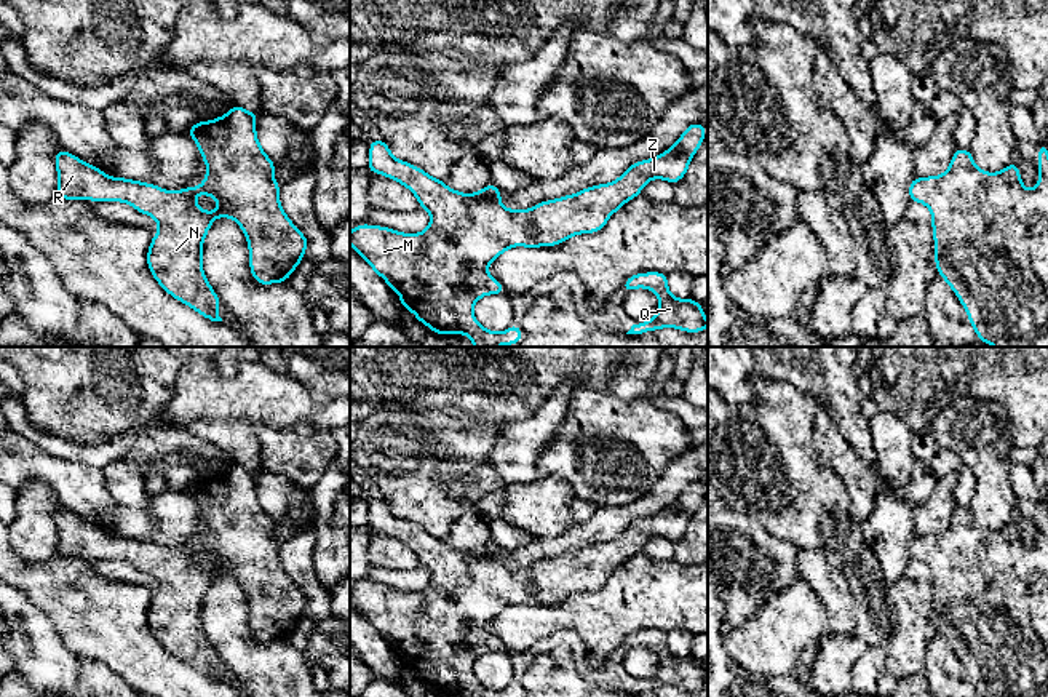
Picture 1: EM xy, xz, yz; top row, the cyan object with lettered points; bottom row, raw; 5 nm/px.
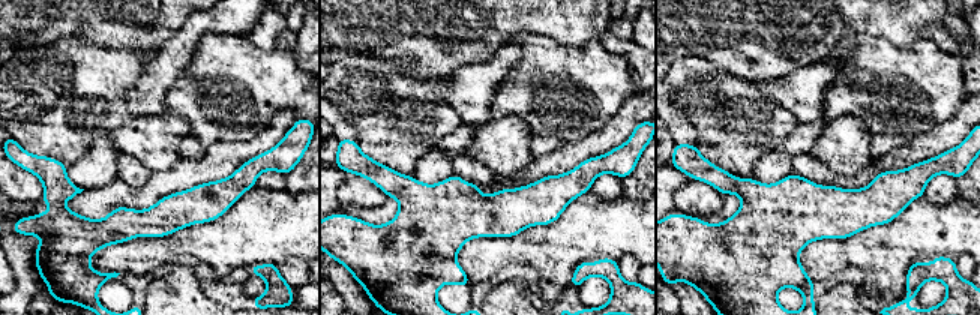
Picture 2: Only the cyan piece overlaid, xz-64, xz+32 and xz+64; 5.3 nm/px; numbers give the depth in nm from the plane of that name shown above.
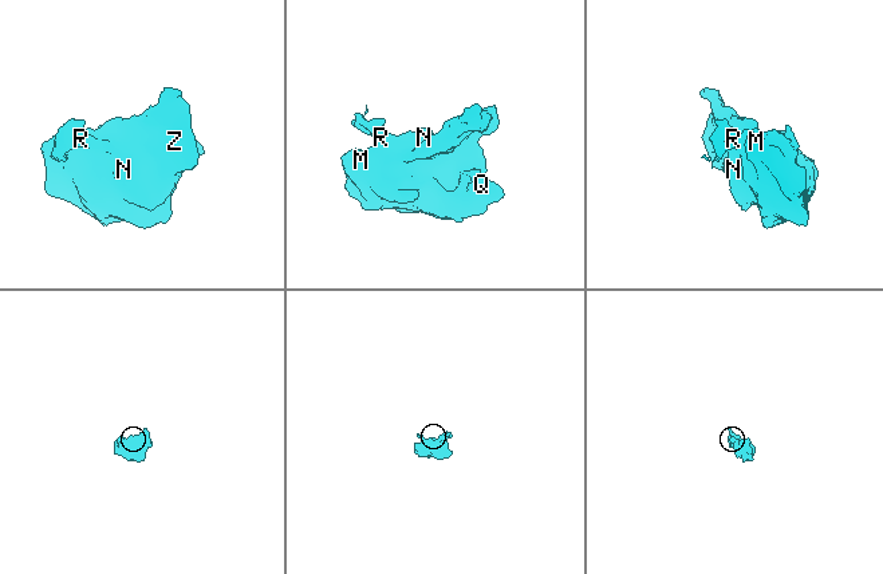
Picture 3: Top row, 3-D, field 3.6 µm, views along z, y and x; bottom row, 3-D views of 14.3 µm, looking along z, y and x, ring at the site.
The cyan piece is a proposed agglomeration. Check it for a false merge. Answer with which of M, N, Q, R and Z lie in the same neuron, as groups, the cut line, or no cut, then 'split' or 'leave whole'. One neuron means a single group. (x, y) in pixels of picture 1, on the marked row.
M N Q R Z; no cut; leave whole

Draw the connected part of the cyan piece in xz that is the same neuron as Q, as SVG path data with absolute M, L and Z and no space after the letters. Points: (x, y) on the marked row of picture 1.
M660 272L634 273L625 283L625 294L645 288L657 294L660 307L657 315L644 323L636 323L626 334L642 334L661 328L682 329L697 334L708 328L703 305L693 299L674 297L668 289L668 275Z

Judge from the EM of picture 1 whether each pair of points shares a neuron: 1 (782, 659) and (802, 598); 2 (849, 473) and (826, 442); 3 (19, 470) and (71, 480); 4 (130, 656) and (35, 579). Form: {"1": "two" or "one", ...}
{"1": "one", "2": "one", "3": "one", "4": "one"}

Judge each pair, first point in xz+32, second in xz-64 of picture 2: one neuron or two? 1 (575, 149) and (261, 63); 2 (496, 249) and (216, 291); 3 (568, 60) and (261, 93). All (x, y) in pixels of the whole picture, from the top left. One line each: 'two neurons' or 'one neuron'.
1: two neurons
2: two neurons
3: one neuron

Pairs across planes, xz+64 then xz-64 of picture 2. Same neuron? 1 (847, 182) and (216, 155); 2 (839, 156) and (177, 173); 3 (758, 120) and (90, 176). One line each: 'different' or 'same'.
1: different
2: different
3: different

